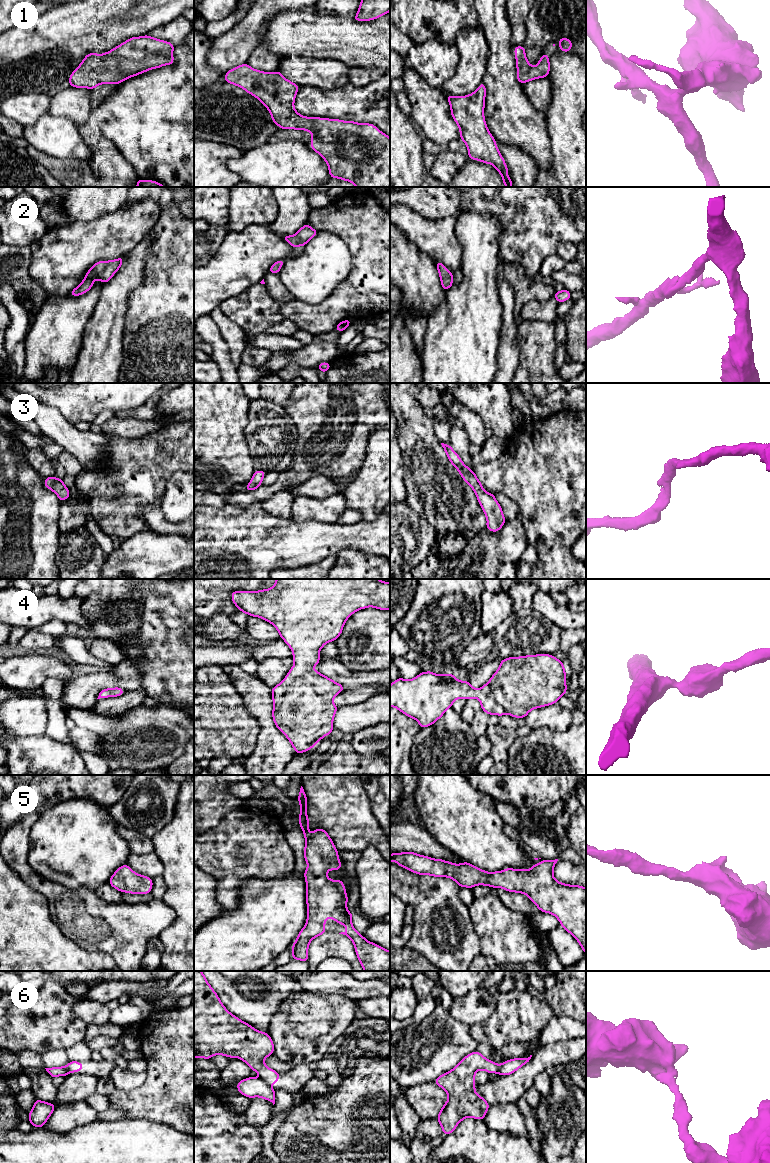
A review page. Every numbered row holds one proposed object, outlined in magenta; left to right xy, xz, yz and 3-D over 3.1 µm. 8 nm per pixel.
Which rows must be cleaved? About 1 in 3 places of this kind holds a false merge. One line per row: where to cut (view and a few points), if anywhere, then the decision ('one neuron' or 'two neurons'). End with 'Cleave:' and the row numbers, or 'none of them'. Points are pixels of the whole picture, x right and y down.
1: no cut; one neuron
2: no cut; one neuron
3: no cut; one neuron
4: no cut; one neuron
5: no cut; one neuron
6: cut in xz along (259, 1076), (269, 1085); two neurons
Cleave: 6

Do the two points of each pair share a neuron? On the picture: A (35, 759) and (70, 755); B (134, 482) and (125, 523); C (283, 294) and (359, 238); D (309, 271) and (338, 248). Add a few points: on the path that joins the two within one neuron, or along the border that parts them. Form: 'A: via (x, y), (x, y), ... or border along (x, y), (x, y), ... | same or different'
A: via (44, 759), (61, 759) | same
B: via (125, 492), (125, 513) | same
C: border along (295, 299), (283, 304) | different
D: via (316, 270), (331, 255) | same

